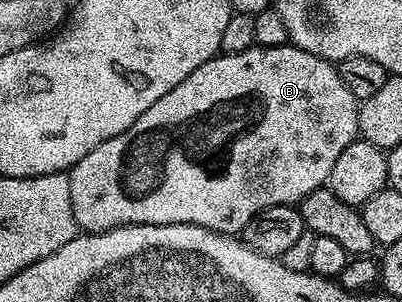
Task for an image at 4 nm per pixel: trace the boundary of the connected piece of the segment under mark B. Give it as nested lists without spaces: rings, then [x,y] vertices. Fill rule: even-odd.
[[[286,43],[279,47],[263,47],[257,45],[247,51],[238,53],[221,53],[212,57],[203,67],[195,67],[179,87],[167,91],[163,99],[155,99],[127,131],[115,135],[115,139],[107,139],[107,143],[99,143],[95,151],[87,151],[79,163],[68,170],[71,183],[71,211],[75,215],[75,223],[81,233],[102,233],[111,231],[115,227],[124,225],[174,225],[187,223],[210,229],[216,233],[240,234],[251,219],[259,216],[264,209],[276,205],[296,206],[304,197],[311,195],[311,191],[322,188],[331,175],[331,167],[335,167],[335,159],[347,151],[353,141],[358,140],[357,110],[359,103],[351,91],[339,79],[336,64],[324,61],[319,55],[311,55],[311,51],[303,51],[297,45]]]

